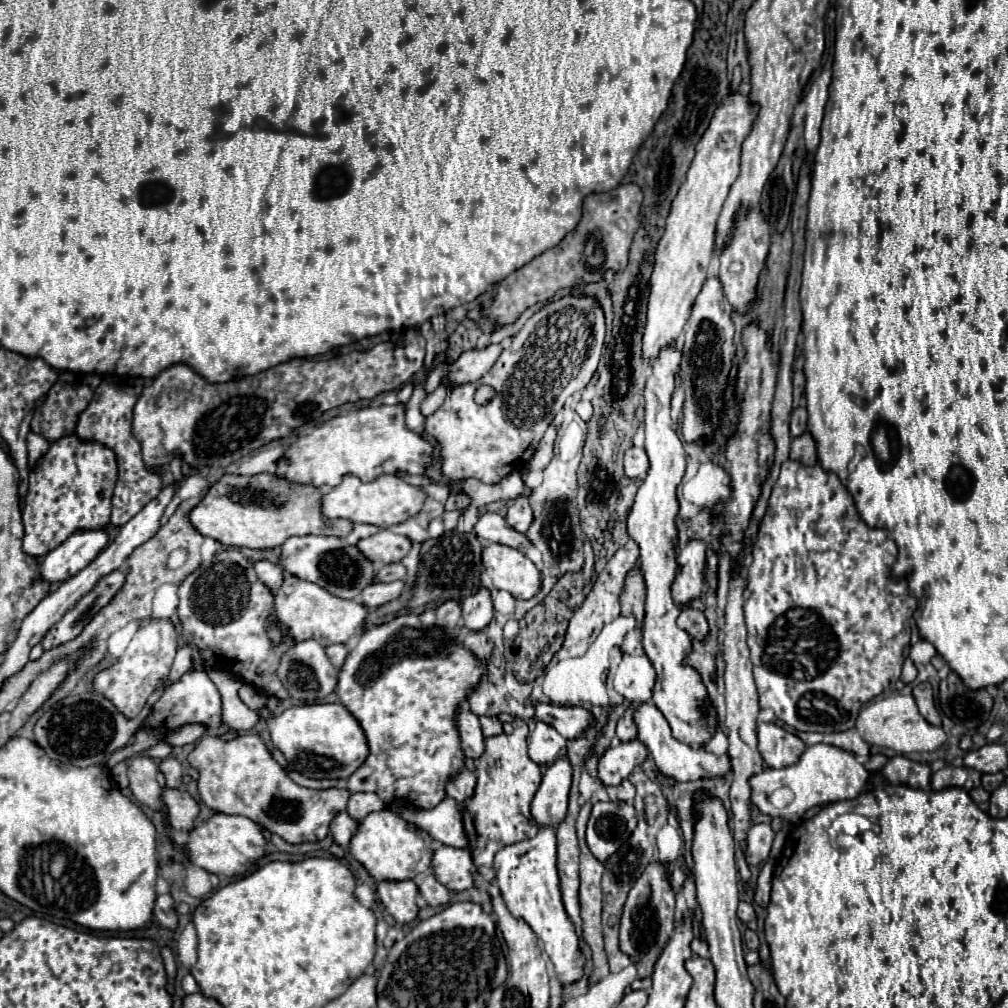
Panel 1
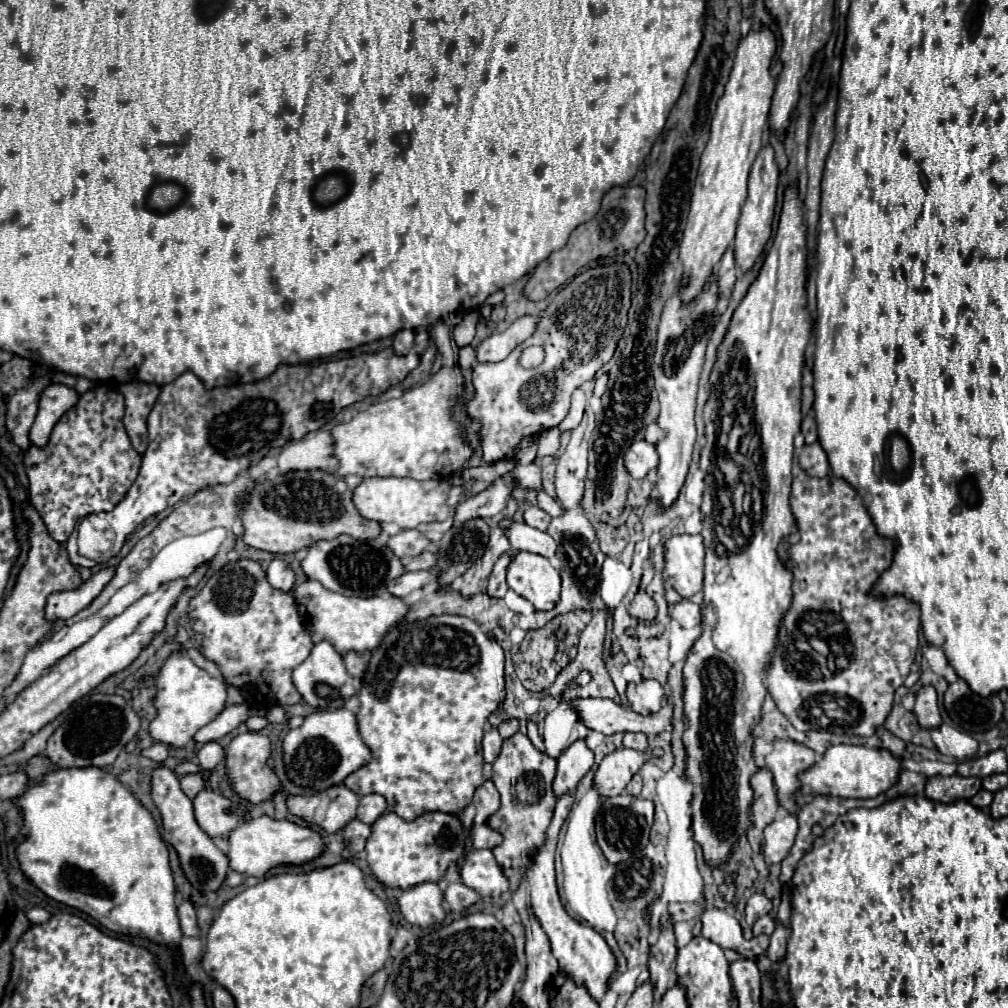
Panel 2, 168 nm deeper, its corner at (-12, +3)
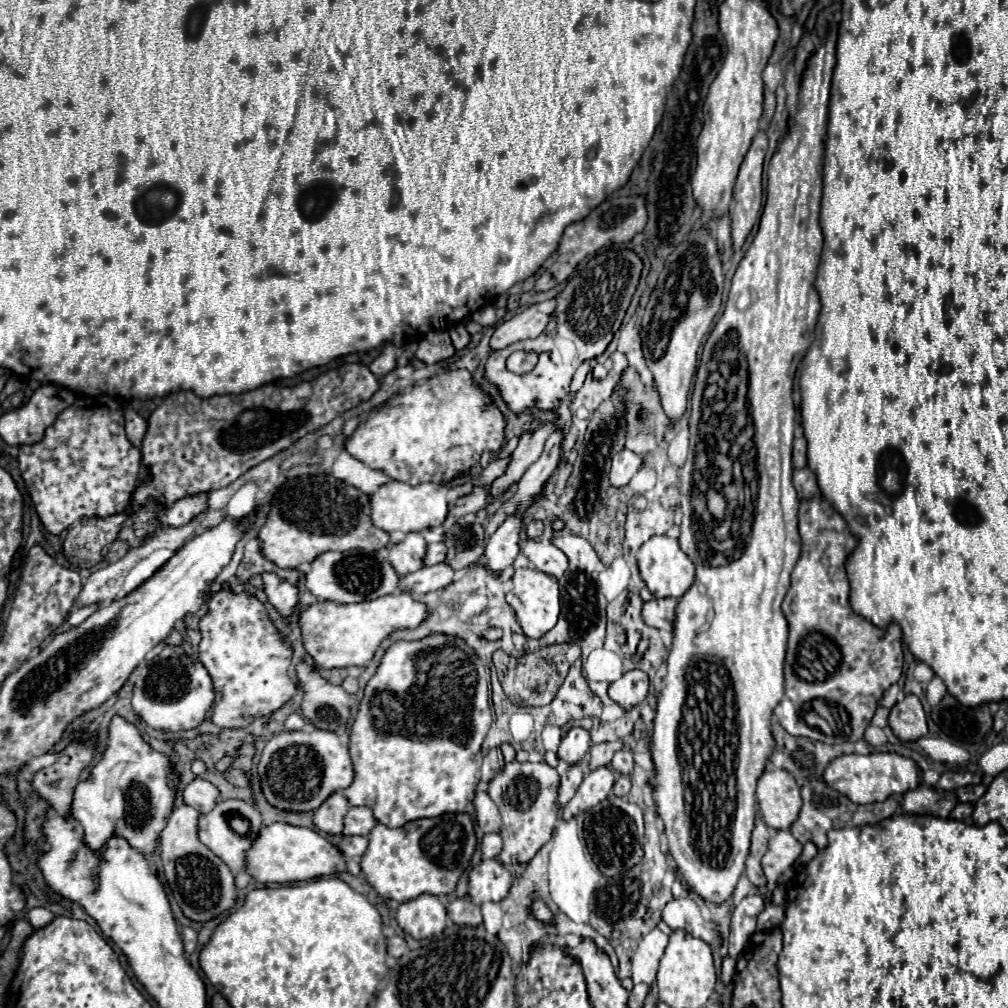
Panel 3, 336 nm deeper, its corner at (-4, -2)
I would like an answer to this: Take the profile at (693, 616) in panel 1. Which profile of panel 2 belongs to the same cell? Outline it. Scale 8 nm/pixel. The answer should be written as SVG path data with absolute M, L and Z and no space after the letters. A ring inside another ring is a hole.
M684 598L678 604L670 604L670 616L682 628L694 628L696 626L696 616L700 616L700 606L690 602L688 598Z

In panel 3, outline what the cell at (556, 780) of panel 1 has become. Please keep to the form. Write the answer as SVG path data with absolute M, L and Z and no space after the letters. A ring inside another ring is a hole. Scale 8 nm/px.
M574 727L562 739L560 749L558 749L558 759L568 765L576 765L584 759L588 749L590 749L590 733L586 729Z

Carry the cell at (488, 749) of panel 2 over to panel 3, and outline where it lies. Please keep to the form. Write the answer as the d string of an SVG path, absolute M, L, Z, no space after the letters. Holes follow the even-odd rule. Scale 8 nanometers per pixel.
M490 749L490 751L484 755L484 761L482 761L482 769L480 769L482 781L488 783L502 767L504 767L504 757L502 757L500 749Z

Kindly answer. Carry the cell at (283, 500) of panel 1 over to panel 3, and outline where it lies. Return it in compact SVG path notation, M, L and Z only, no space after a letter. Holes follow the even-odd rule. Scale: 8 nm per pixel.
M302 475L286 479L270 501L270 513L258 533L262 555L278 567L310 563L324 551L366 549L388 545L388 533L376 529L370 519L368 495L330 475Z

